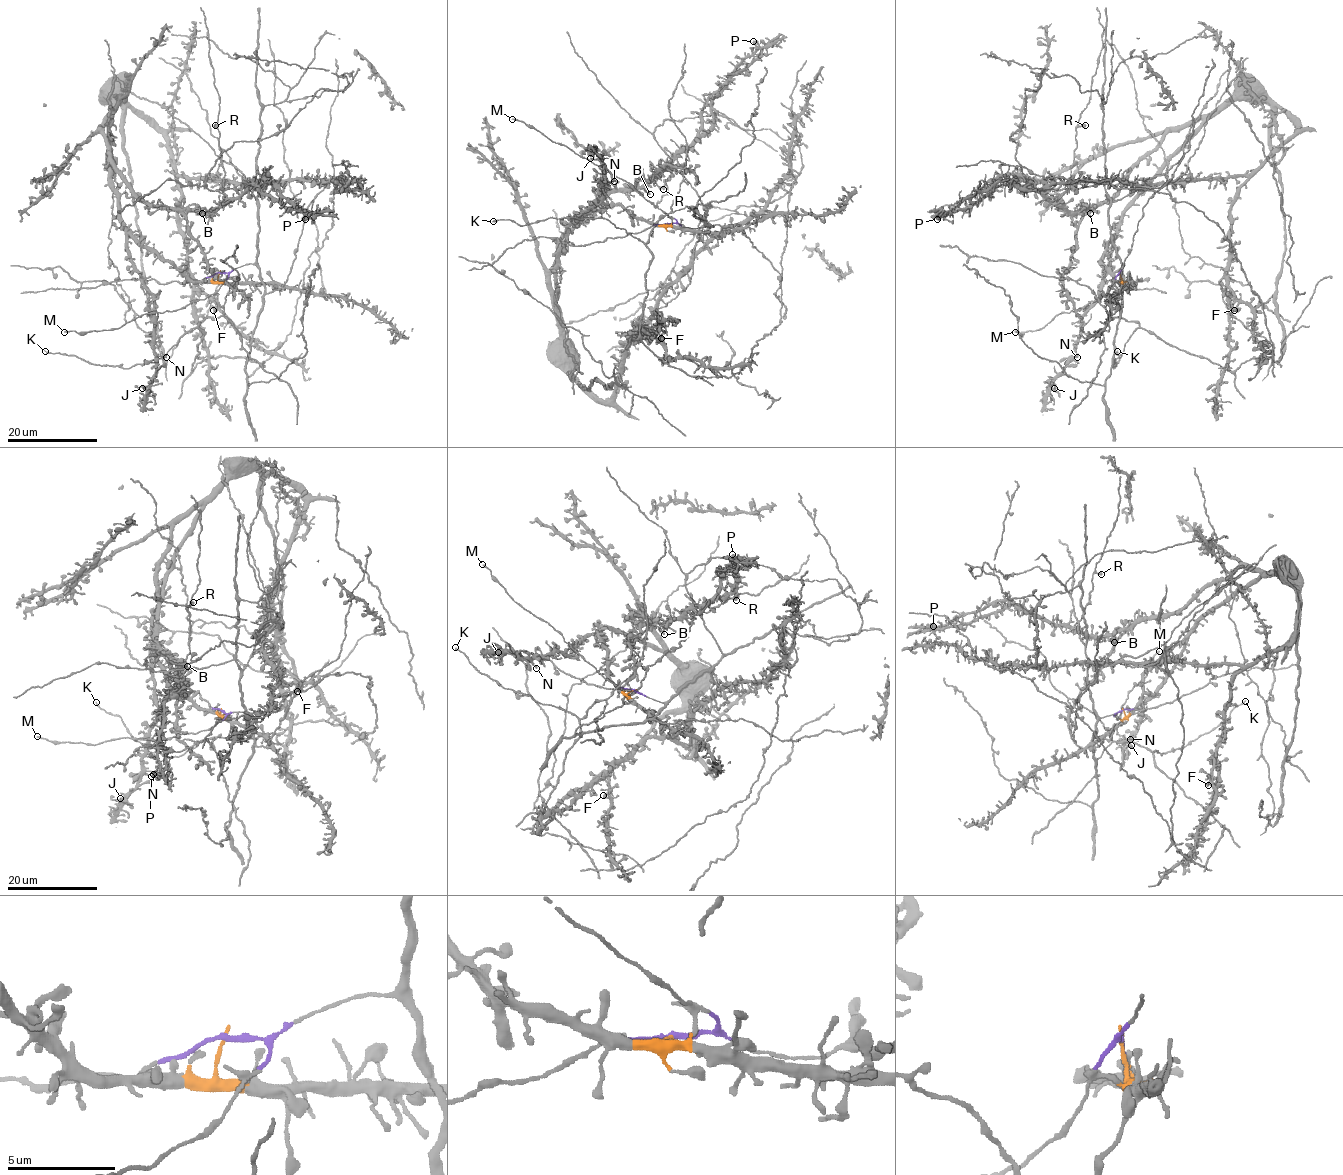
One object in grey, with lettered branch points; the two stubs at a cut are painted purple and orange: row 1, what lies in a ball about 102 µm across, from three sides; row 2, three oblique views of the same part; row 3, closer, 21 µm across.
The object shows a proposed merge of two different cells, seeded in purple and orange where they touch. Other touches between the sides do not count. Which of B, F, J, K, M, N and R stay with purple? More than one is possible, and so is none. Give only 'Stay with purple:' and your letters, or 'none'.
Stay with purple: M, R

